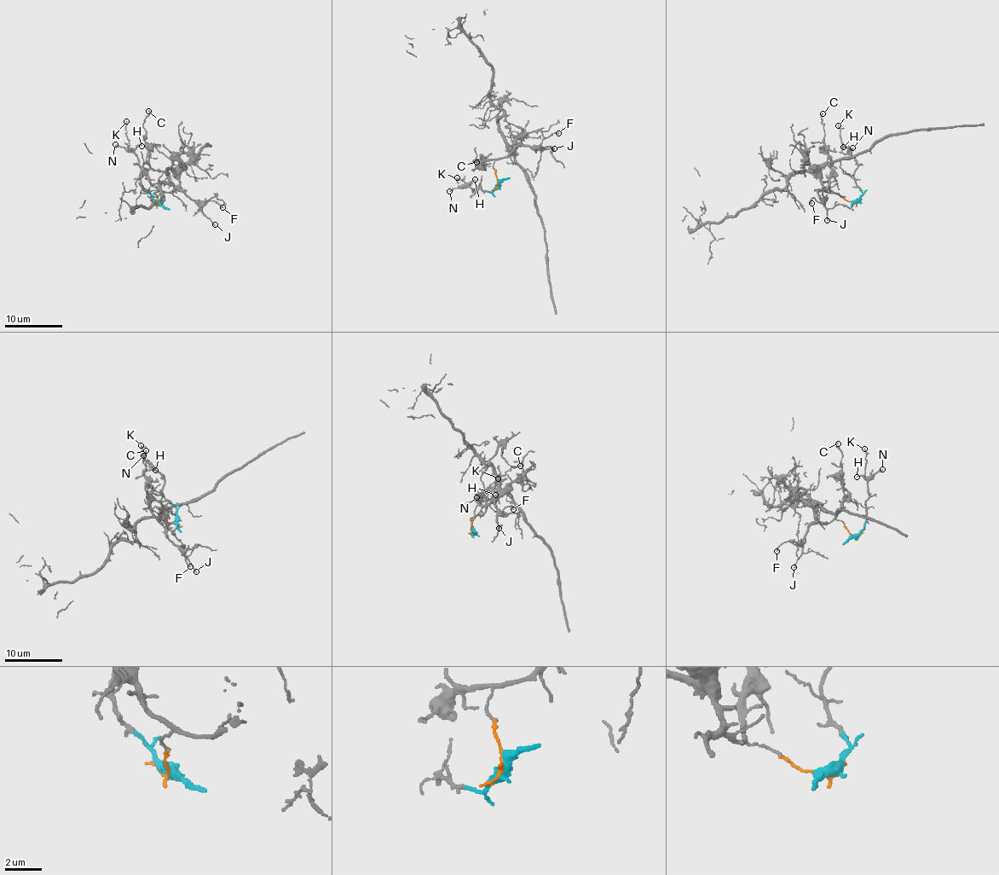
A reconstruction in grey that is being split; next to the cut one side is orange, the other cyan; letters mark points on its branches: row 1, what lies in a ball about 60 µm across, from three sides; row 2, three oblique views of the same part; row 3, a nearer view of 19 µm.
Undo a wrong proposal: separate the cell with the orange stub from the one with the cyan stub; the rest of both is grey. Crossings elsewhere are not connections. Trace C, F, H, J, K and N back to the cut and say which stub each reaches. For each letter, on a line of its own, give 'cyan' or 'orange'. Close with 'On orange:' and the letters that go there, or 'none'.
C: orange
F: orange
H: cyan
J: orange
K: cyan
N: cyan
On orange: C, F, J

